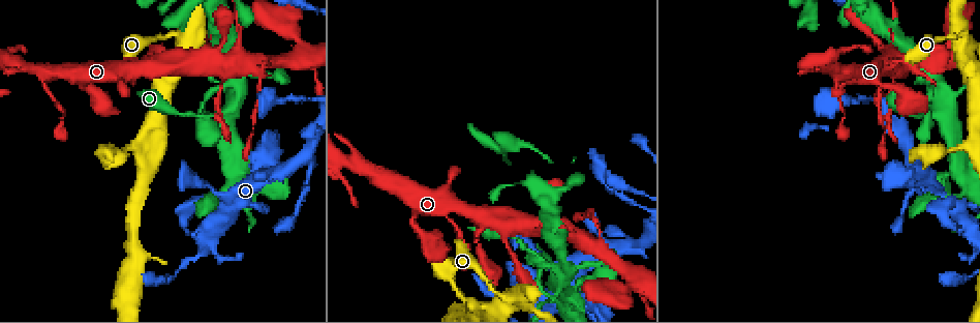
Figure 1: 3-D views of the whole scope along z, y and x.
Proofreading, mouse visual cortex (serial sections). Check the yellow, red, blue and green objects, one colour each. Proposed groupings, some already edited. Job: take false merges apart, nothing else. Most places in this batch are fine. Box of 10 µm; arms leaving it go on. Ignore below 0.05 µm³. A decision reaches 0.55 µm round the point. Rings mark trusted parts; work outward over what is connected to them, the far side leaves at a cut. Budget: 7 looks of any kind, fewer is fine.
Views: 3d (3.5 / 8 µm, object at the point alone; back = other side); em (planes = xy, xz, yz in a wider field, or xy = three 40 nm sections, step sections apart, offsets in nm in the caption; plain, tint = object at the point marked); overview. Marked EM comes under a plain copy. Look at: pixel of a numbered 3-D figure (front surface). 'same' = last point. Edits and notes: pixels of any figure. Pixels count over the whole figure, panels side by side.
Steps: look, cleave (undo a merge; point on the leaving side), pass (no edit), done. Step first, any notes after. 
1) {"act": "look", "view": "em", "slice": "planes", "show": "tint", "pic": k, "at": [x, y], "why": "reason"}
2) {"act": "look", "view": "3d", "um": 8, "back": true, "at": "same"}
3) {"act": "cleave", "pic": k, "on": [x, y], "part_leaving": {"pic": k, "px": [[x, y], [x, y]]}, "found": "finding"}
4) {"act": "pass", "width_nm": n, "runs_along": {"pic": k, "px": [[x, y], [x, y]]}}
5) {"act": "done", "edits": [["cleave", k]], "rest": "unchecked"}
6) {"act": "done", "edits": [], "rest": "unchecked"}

{"act": "look", "view": "3d", "um": 3.5, "pic": 1, "at": [965, 37], "why": "sharp bend"}

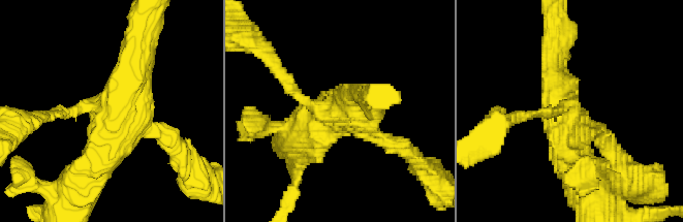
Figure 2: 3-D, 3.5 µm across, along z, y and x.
{"act": "look", "view": "em", "slice": "xy", "step": 5, "show": "tint", "pic": 2, "at": [568, 115], "arms": 4, "arm_widths_nm": [150, 200, 450, 500]}

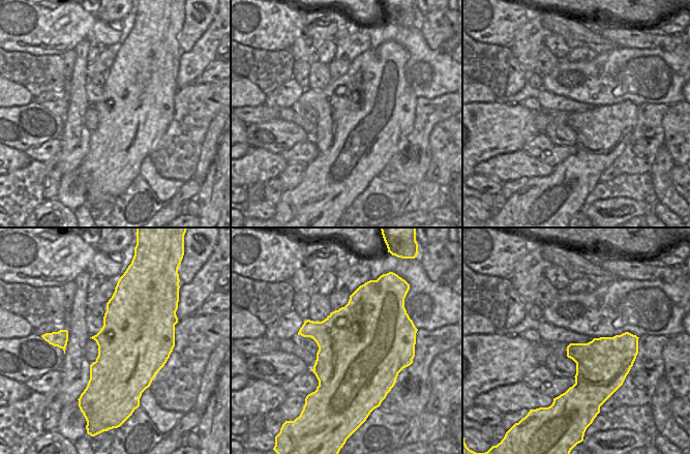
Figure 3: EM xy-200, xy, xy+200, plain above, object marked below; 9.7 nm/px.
{"act": "pass", "runs_along": {"pic": 2, "px": [[534, 115], [571, 108], [579, 171]]}, "found": "one cell here"}

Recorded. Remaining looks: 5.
{"act": "look", "view": "3d", "um": 8, "pic": 1, "at": [924, 127], "why": "calibre changes"}

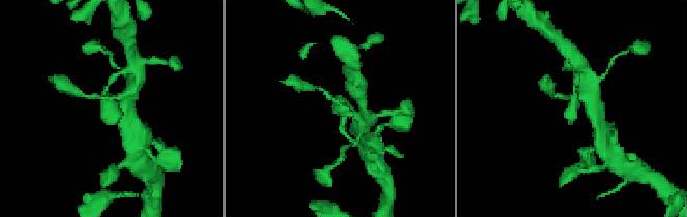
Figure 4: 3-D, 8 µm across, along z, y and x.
{"act": "look", "view": "em", "slice": "xy", "step": 5, "show": "tint", "at": "same", "why": "need the tissue"}

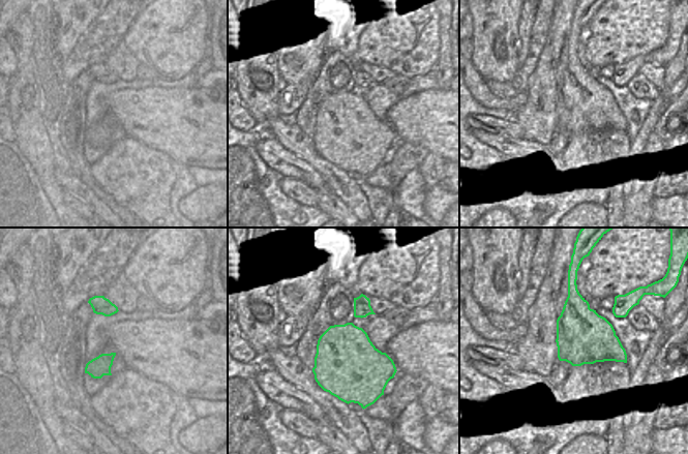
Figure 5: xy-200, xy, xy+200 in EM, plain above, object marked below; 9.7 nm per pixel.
{"act": "pass", "runs_along": {"pic": 4, "px": [[96, 97], [112, 98], [115, 124]]}, "found": "all the same cell"}

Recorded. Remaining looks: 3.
{"act": "look", "view": "3d", "um": 8, "pic": 1, "at": [630, 244], "why": "abrupt turn"}

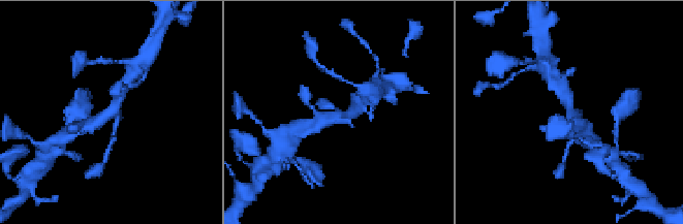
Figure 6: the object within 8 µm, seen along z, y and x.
{"act": "look", "view": "3d", "um": 3.5, "at": "same"}

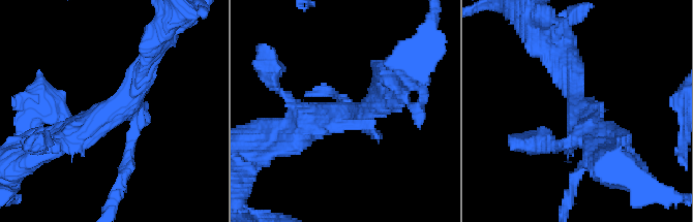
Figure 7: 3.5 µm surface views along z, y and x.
{"act": "pass", "runs_along": {"pic": 7, "px": [[61, 133], [102, 121], [153, 54]]}, "found": "all the same cell"}

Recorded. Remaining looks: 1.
{"act": "done", "edits": [], "rest": "unchecked"}

